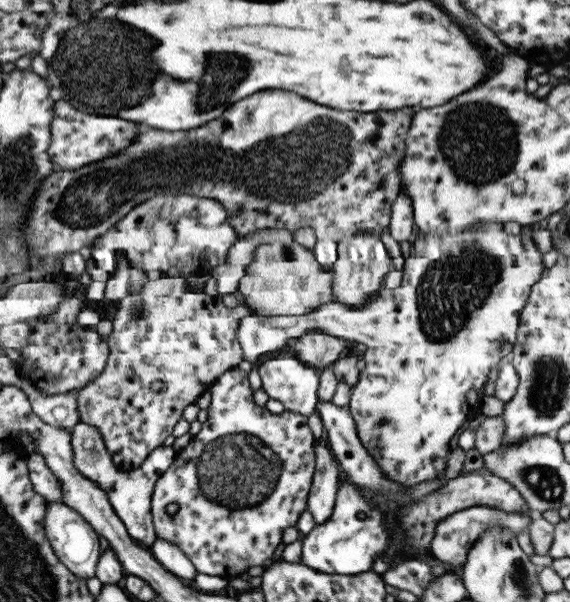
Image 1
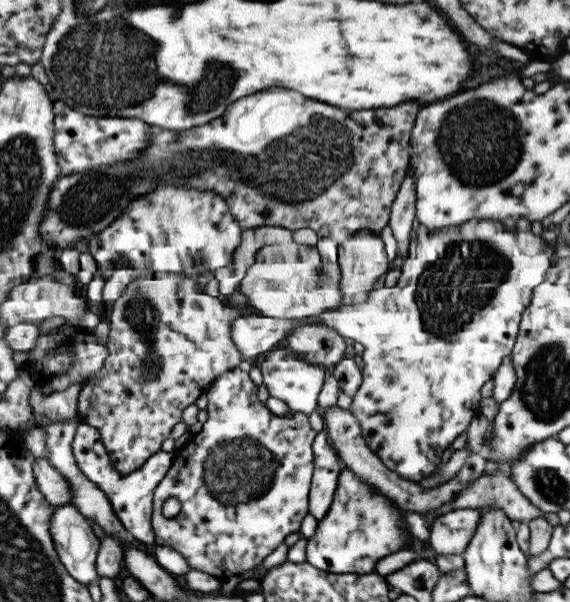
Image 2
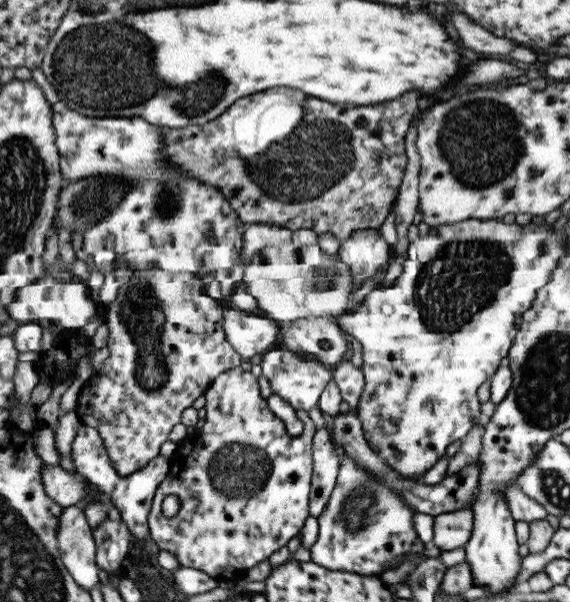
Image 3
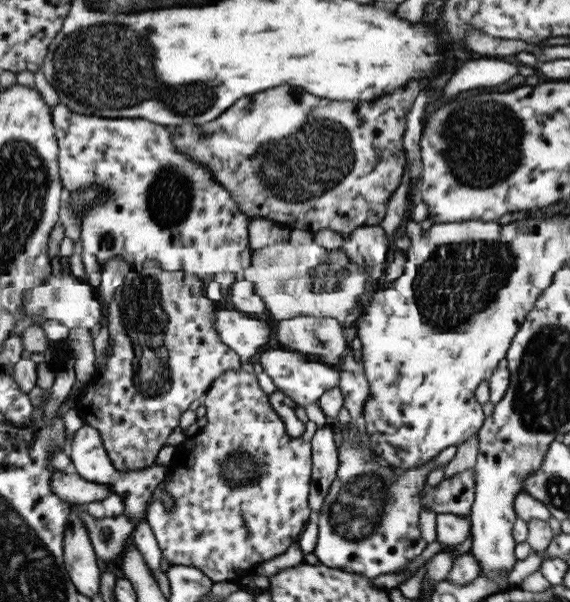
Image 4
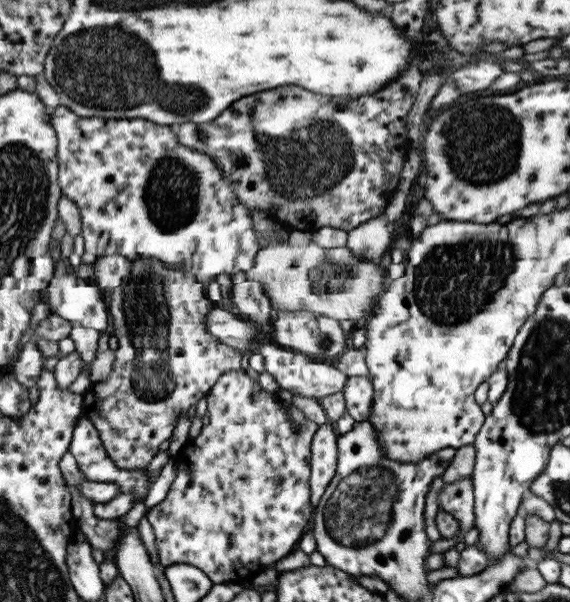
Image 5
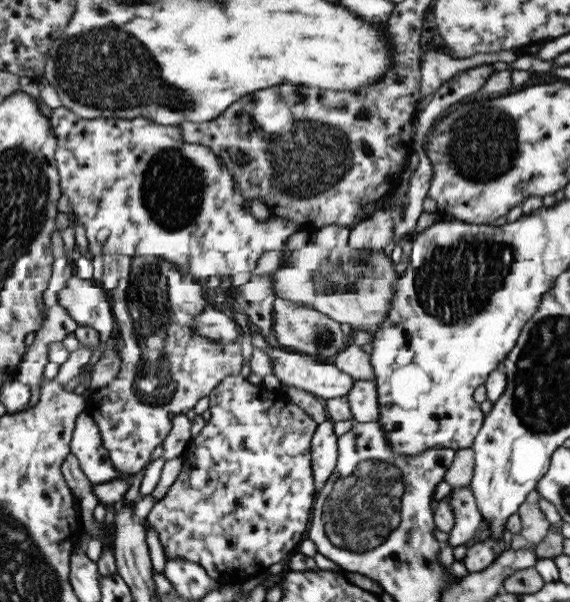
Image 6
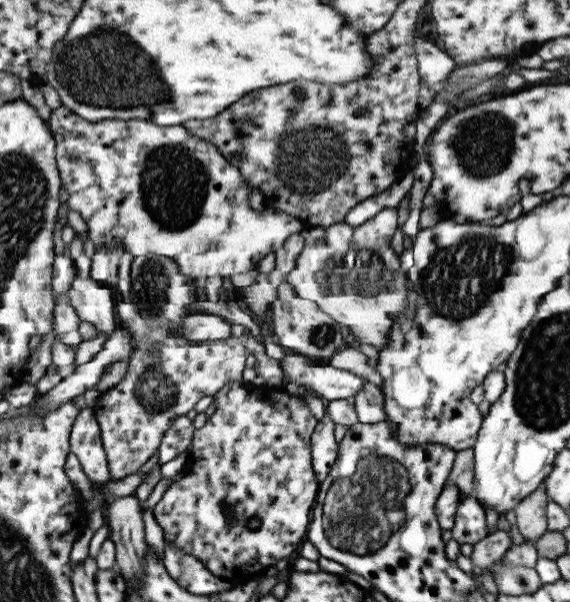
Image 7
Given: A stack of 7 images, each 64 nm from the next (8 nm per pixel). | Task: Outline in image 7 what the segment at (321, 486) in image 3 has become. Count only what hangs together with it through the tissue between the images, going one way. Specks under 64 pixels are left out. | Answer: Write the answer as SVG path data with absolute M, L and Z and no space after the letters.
M324 414L319 421L316 421L310 436L310 461L318 484L327 476L336 459L337 444L333 439L333 426L335 423Z

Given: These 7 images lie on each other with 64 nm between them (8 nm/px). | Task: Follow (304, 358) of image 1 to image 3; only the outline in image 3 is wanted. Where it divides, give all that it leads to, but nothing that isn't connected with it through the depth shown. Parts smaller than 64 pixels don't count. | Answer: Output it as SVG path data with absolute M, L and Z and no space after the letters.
M310 317L281 324L281 347L294 353L311 354L317 362L334 366L347 350L344 333L334 320L335 317Z

